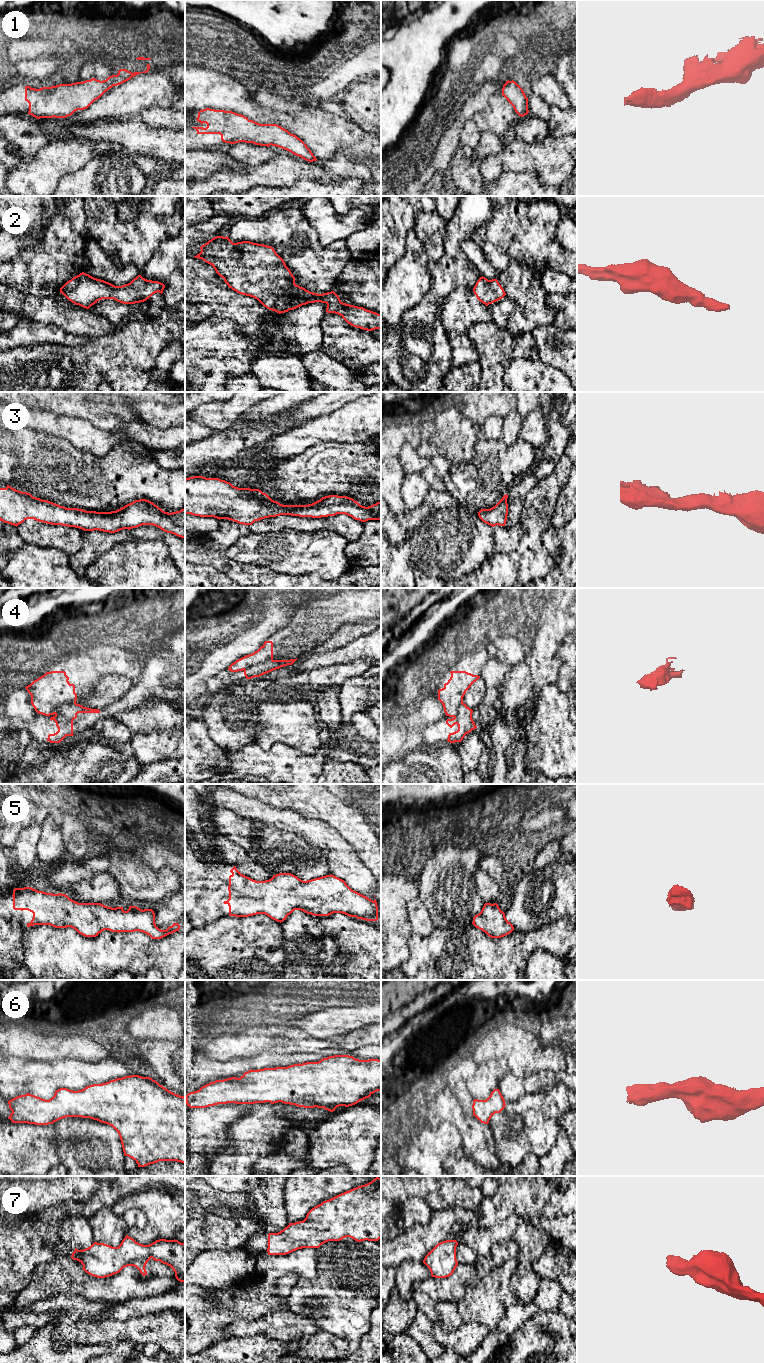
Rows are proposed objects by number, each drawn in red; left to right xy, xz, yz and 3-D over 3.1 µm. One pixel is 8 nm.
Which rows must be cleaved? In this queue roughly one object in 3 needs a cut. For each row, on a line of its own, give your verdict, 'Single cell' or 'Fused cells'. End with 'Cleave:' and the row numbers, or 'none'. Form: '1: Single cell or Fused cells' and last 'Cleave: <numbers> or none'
1: Single cell
2: Single cell
3: Single cell
4: Fused cells
5: Single cell
6: Single cell
7: Single cell
Cleave: 4

